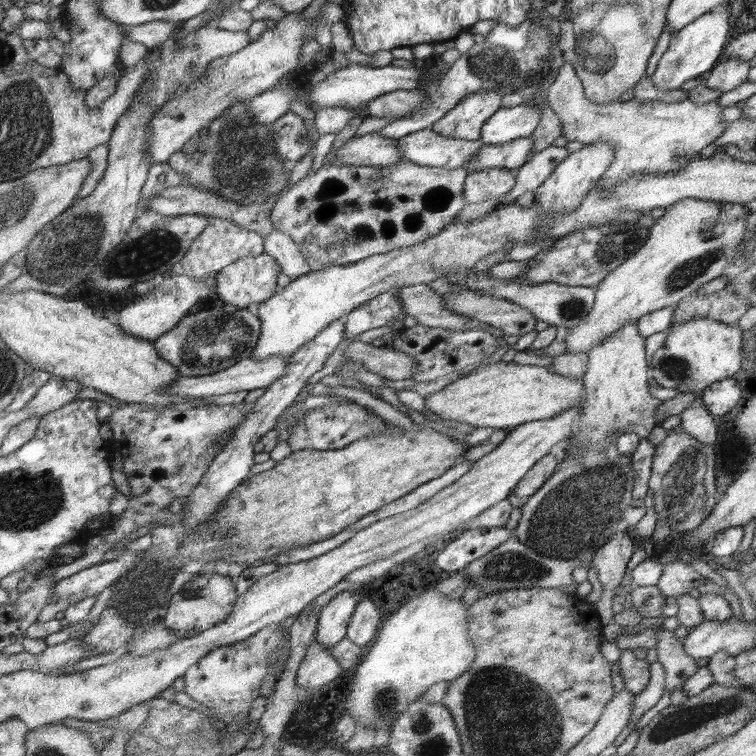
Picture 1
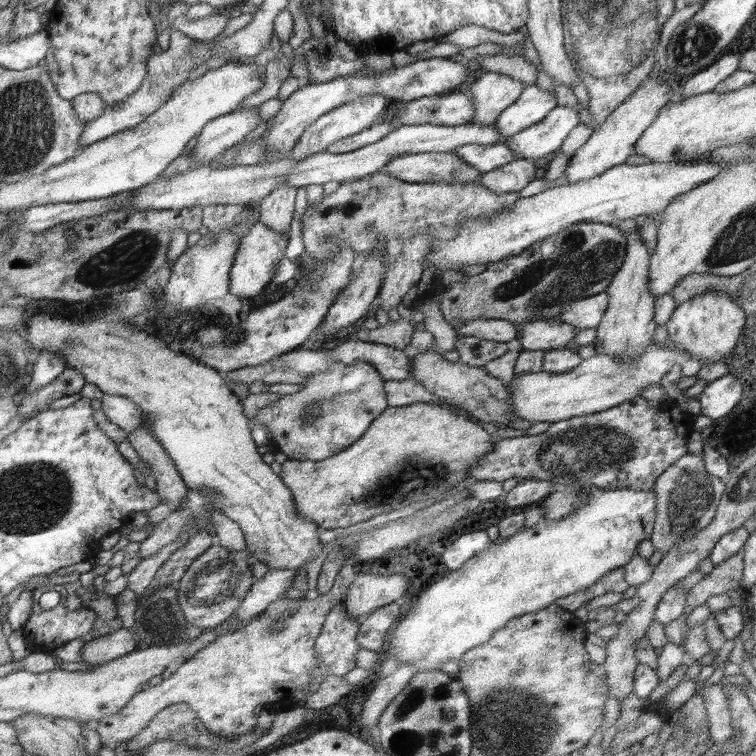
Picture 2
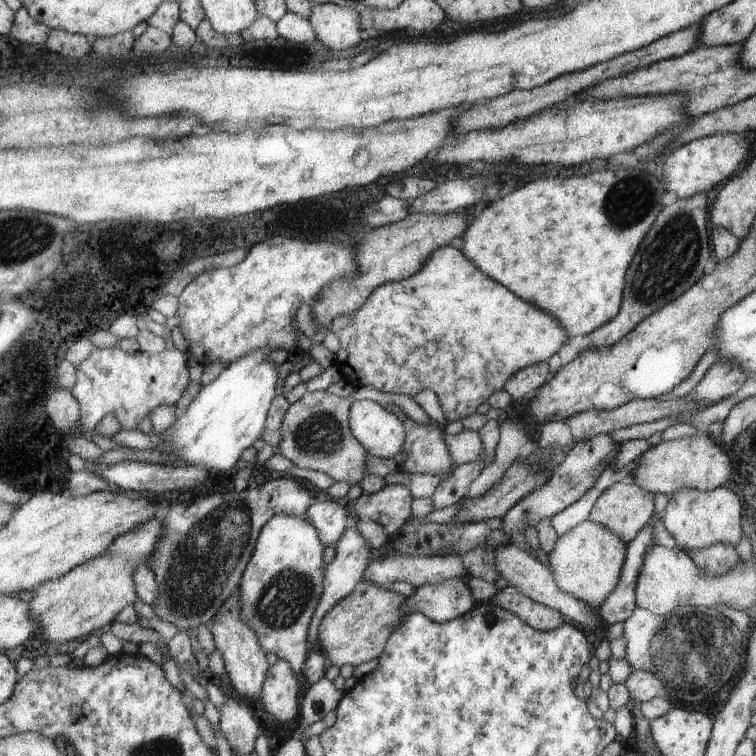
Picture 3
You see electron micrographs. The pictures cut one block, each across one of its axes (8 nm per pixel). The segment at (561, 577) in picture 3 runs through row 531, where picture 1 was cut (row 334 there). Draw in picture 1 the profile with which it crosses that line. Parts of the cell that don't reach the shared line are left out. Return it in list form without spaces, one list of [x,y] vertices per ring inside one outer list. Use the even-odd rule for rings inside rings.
[[[685,198],[666,208],[666,213],[658,219],[647,236],[647,242],[618,269],[612,270],[598,286],[596,286],[595,306],[584,321],[568,330],[565,338],[566,353],[576,354],[588,352],[610,337],[612,333],[634,319],[654,313],[664,307],[675,307],[680,300],[703,284],[722,277],[728,266],[741,263],[740,245],[746,236],[746,218],[752,212],[738,203],[709,201],[708,199]]]

